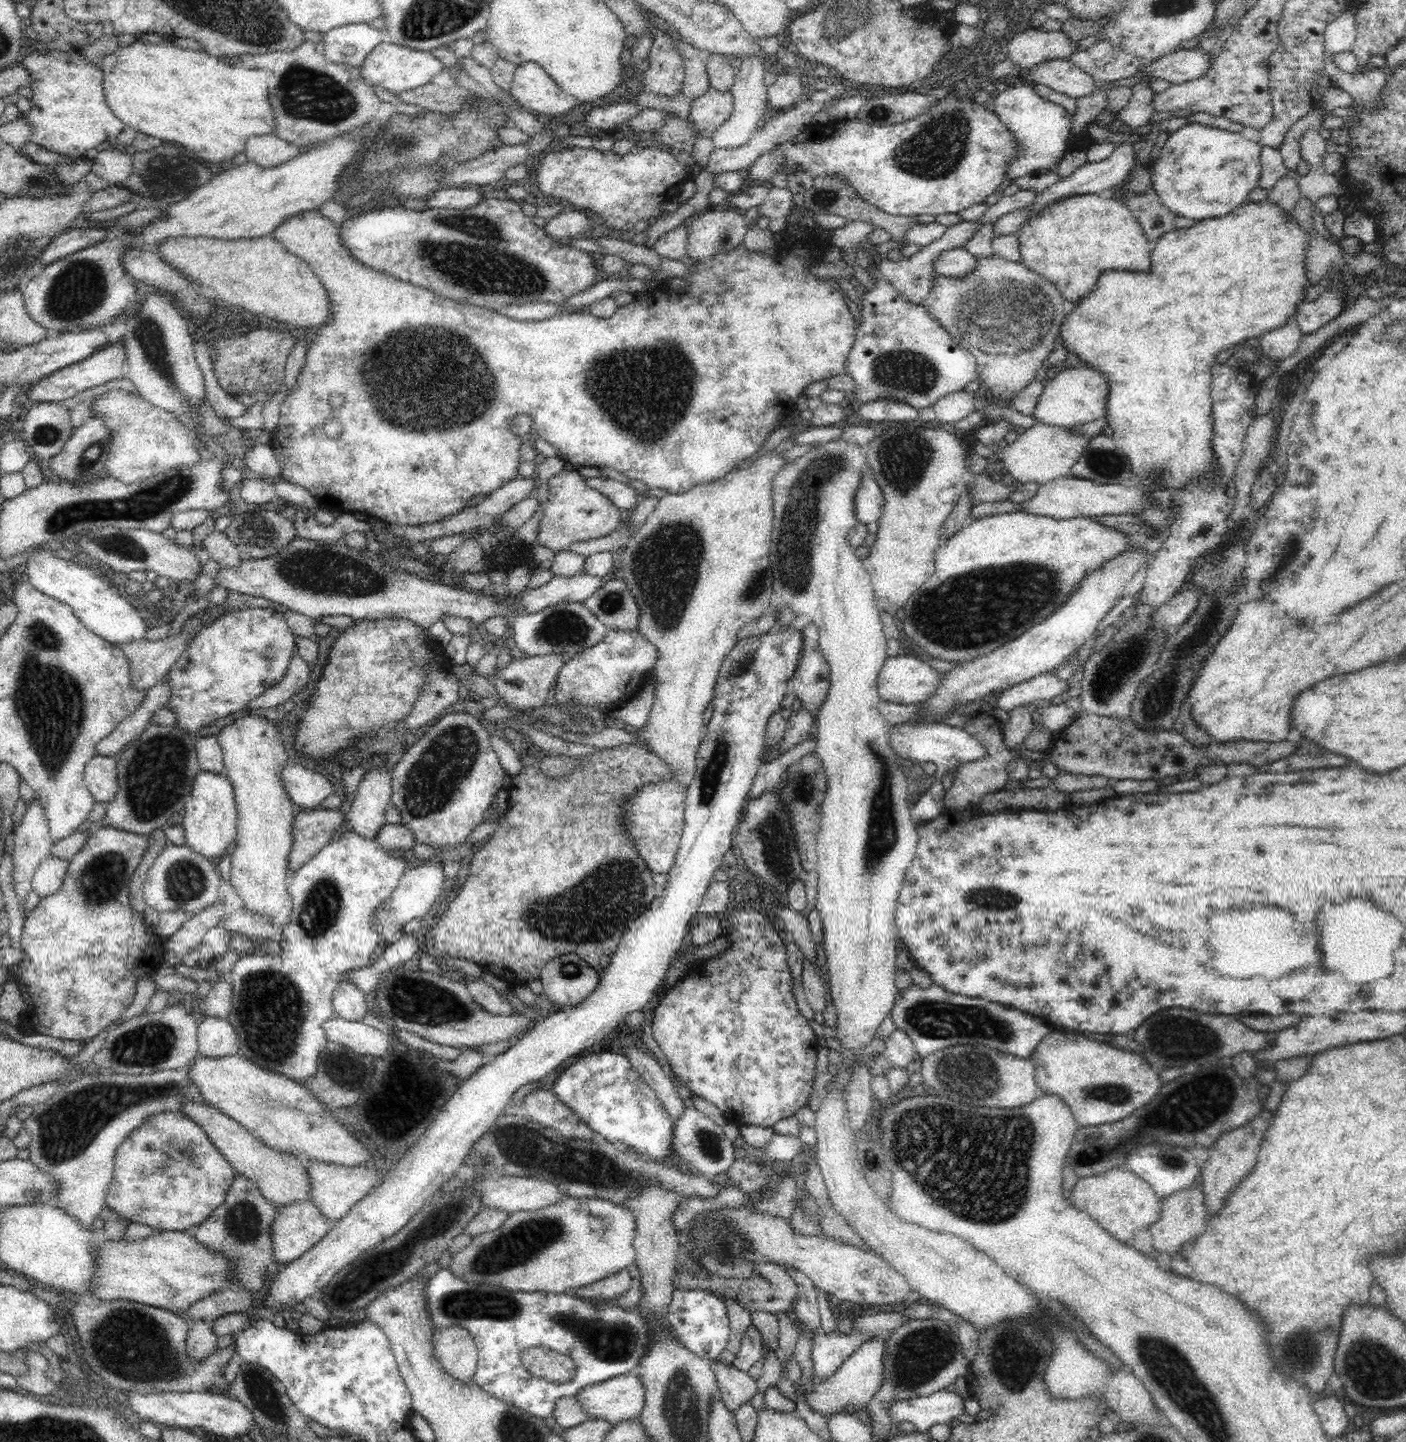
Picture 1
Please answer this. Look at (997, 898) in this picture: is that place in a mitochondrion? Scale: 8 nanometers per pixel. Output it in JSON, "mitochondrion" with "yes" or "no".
{"mitochondrion":"yes"}

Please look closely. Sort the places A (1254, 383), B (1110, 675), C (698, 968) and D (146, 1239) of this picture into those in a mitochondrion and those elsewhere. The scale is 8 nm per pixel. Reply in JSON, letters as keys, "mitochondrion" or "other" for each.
{"A":"other","B":"mitochondrion","C":"other","D":"other"}

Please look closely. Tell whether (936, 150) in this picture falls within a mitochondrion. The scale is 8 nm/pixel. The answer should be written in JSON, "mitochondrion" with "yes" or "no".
{"mitochondrion":"yes"}

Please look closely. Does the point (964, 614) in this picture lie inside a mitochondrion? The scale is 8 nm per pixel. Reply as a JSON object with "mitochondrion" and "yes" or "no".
{"mitochondrion":"yes"}

